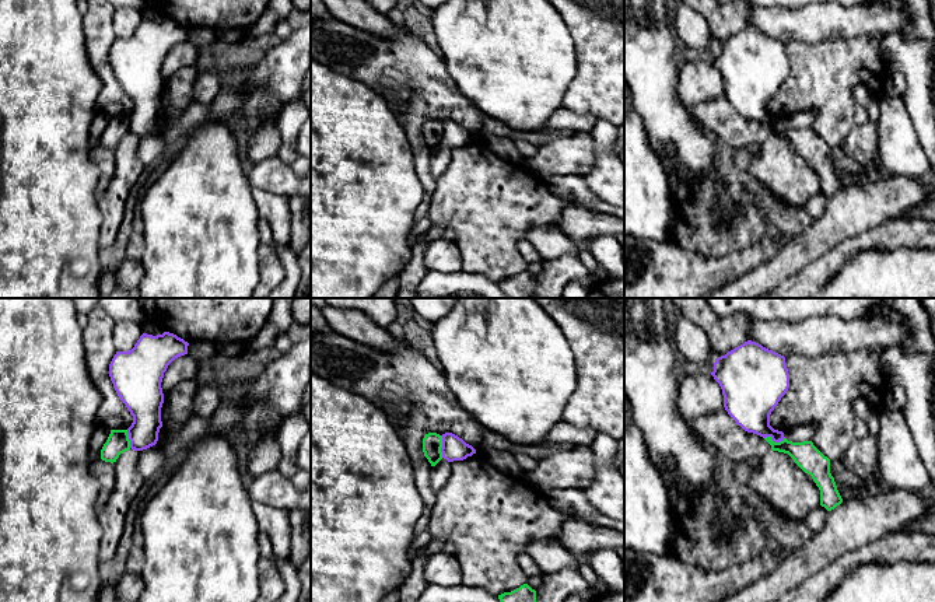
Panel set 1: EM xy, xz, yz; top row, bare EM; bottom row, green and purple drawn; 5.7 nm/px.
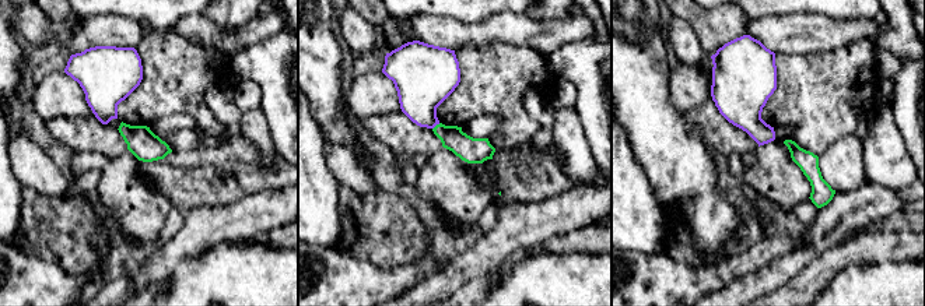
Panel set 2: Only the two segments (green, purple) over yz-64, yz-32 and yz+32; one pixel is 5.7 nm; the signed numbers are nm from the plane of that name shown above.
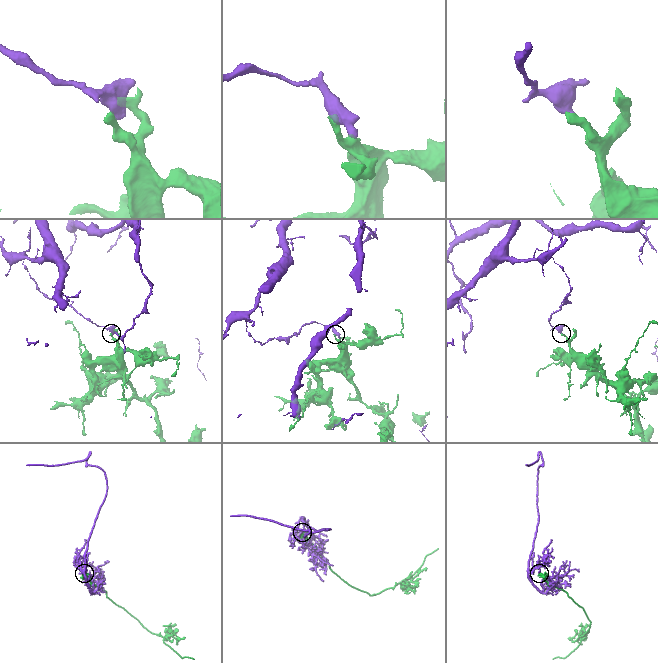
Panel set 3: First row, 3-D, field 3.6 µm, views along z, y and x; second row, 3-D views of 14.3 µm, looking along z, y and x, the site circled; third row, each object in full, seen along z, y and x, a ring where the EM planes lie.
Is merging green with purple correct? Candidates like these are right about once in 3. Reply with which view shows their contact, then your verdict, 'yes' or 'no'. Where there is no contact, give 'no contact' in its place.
xz | no

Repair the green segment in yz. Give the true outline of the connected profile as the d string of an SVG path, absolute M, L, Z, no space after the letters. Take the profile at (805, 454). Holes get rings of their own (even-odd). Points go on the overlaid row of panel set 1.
M771 437L764 438L773 451L788 454L794 462L808 475L820 490L820 505L827 511L843 503L834 477L830 473L830 459L824 456L812 441L792 442L784 438L774 442Z

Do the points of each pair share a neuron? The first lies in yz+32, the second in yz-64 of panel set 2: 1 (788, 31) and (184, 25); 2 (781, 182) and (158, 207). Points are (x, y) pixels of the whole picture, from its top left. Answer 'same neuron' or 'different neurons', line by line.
1: same neuron
2: same neuron

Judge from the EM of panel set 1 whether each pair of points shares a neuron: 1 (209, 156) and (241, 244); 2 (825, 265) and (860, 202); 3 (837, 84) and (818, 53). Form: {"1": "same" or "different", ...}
{"1": "same", "2": "different", "3": "same"}

